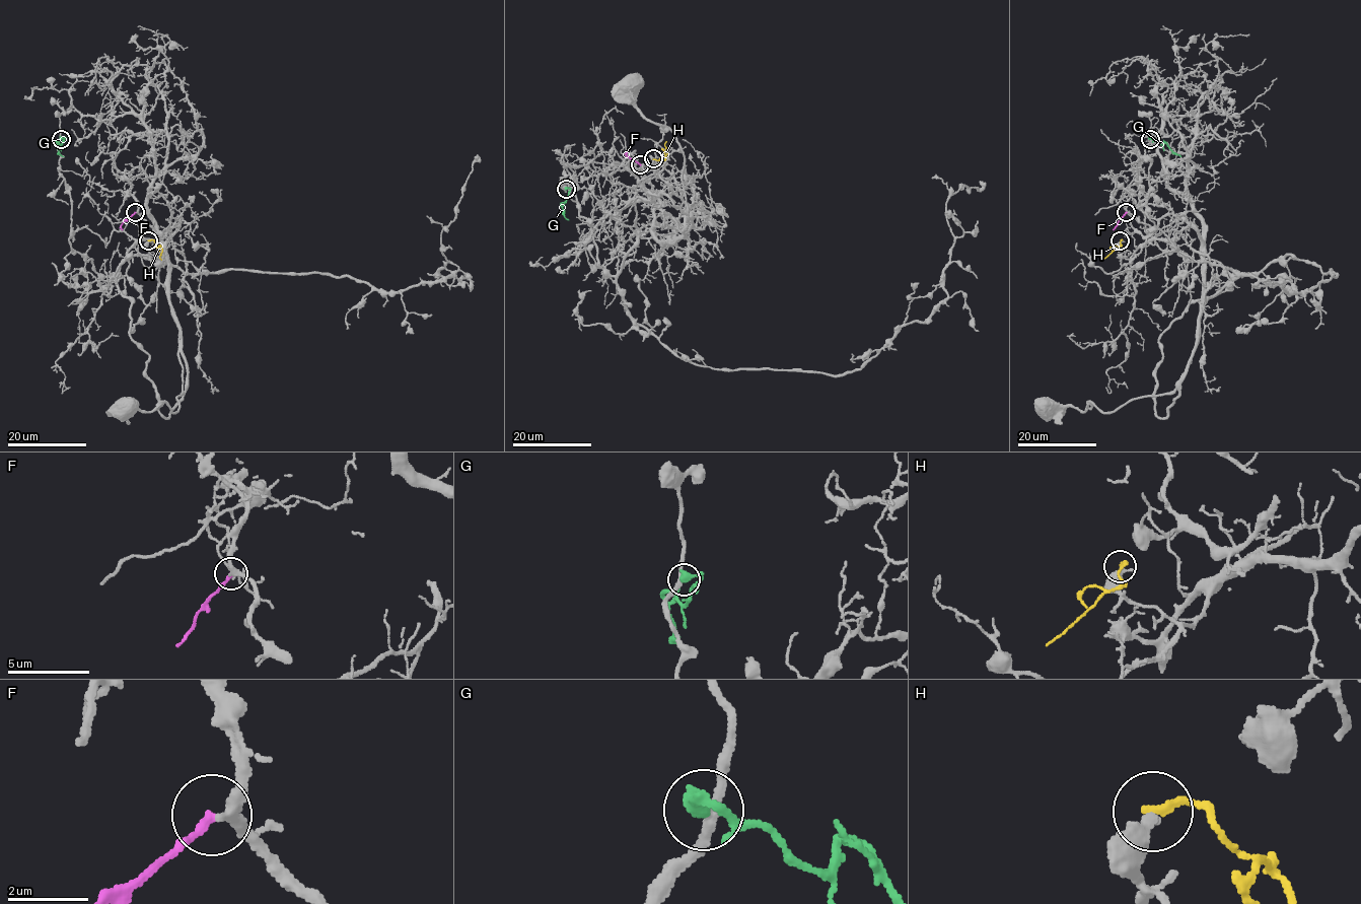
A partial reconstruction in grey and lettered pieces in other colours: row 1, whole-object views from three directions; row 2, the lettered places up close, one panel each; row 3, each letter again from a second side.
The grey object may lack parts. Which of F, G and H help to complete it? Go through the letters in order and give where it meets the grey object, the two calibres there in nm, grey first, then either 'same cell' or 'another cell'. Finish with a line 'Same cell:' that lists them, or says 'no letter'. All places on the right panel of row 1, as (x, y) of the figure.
F: contact (1126, 212); calibres 260 and 200 nm; another cell
G: contact (1150, 139); calibres 240 and 440 nm; another cell
H: contact (1120, 240); calibres 400 and 200 nm; another cell
Same cell: no letter

